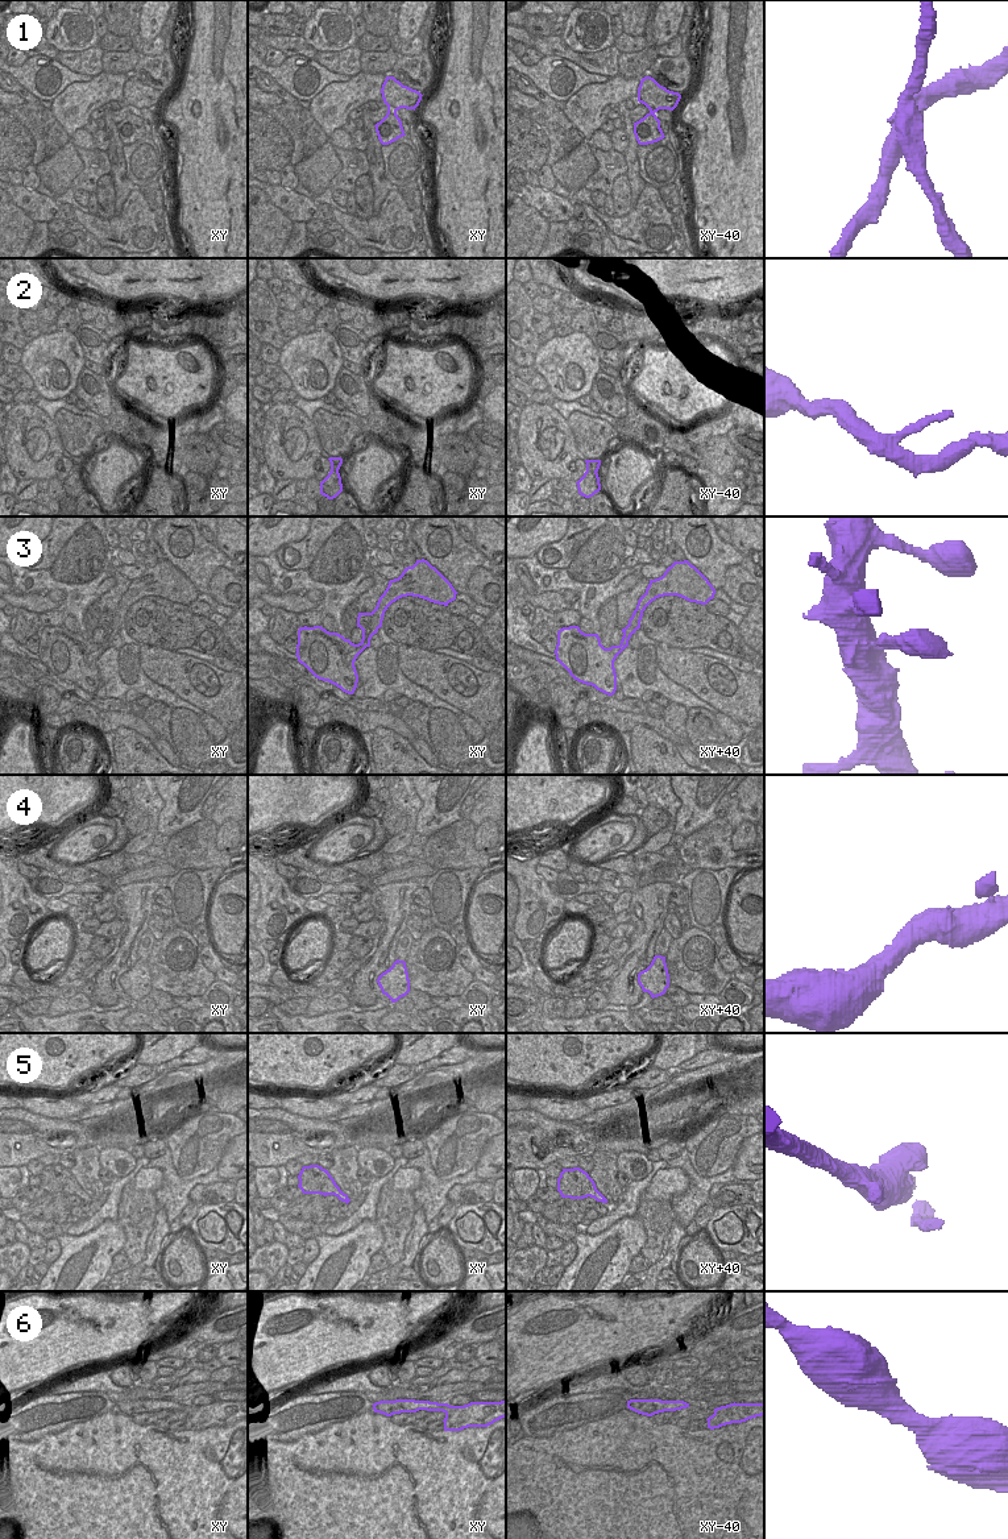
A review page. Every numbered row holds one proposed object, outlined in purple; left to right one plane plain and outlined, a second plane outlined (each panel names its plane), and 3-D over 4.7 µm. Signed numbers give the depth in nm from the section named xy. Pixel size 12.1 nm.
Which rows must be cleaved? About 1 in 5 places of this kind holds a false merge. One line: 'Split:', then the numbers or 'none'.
Split: 1.

